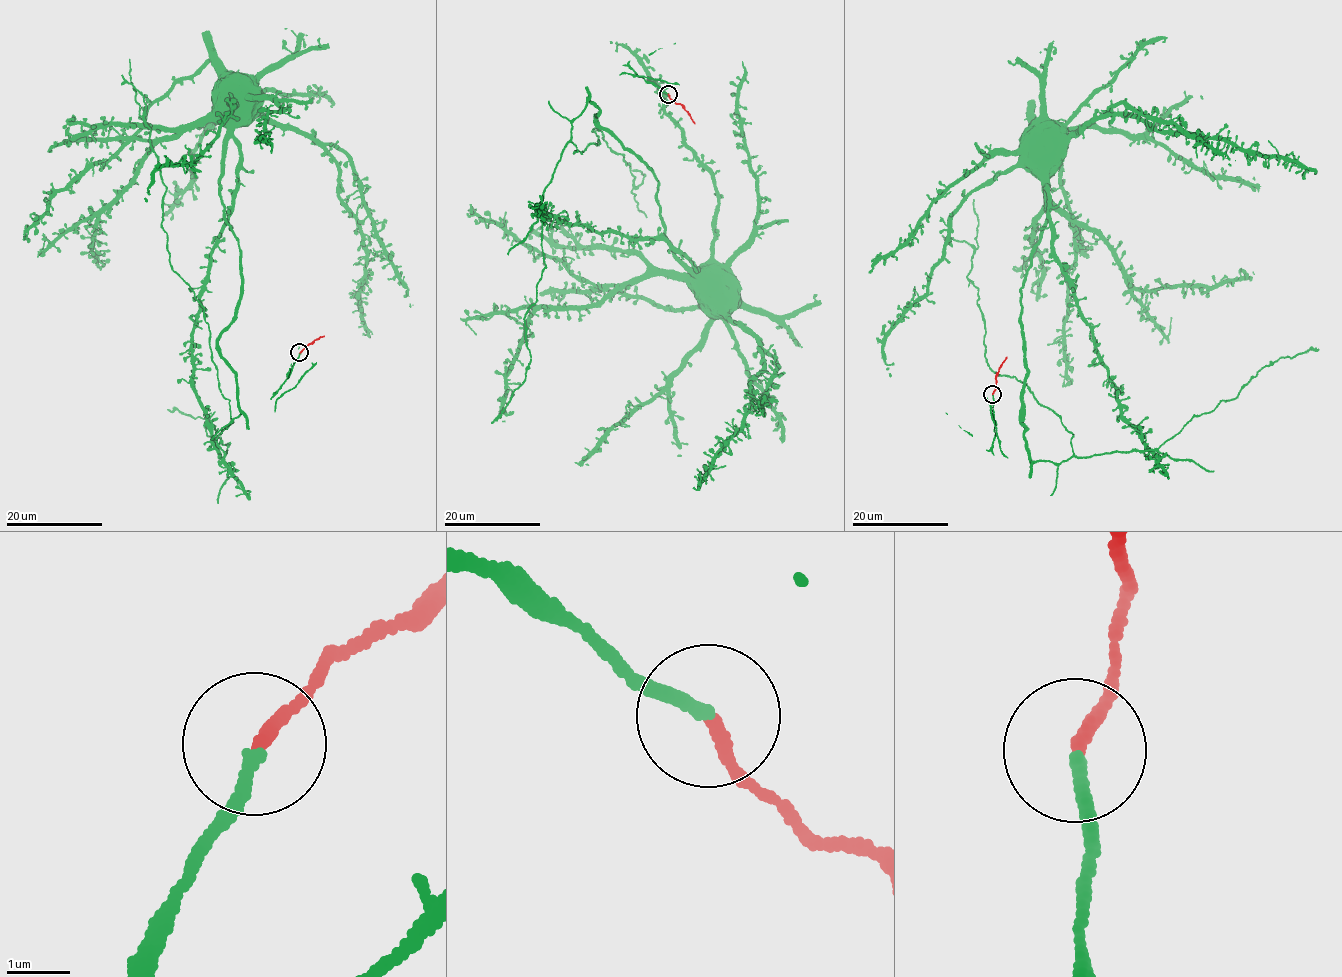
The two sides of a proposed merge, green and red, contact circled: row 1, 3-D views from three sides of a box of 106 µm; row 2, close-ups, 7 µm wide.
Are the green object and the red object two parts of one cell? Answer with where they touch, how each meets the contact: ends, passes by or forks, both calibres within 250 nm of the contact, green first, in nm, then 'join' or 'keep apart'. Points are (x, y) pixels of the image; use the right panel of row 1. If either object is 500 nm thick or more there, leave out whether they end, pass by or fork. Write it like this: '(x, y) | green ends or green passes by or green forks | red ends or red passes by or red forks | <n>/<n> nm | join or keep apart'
(992, 394) | green ends | red ends | 200/200 nm | join

